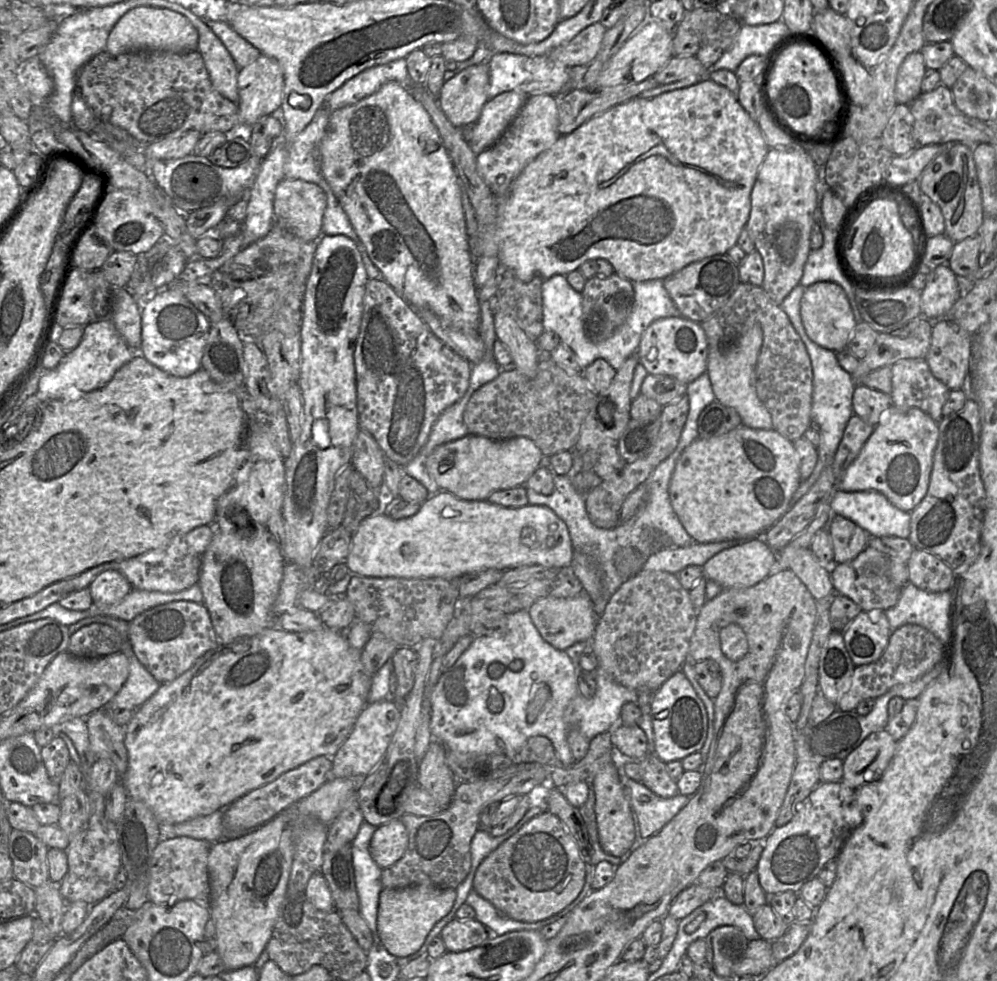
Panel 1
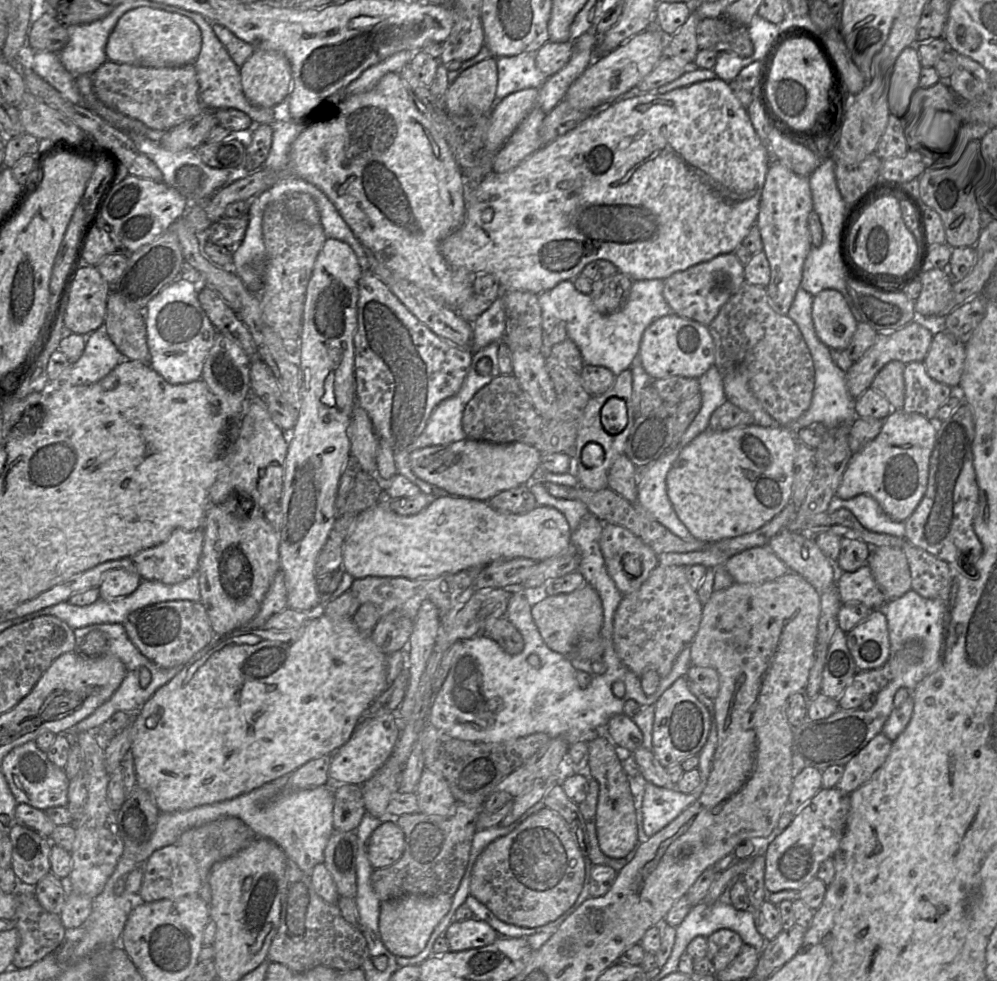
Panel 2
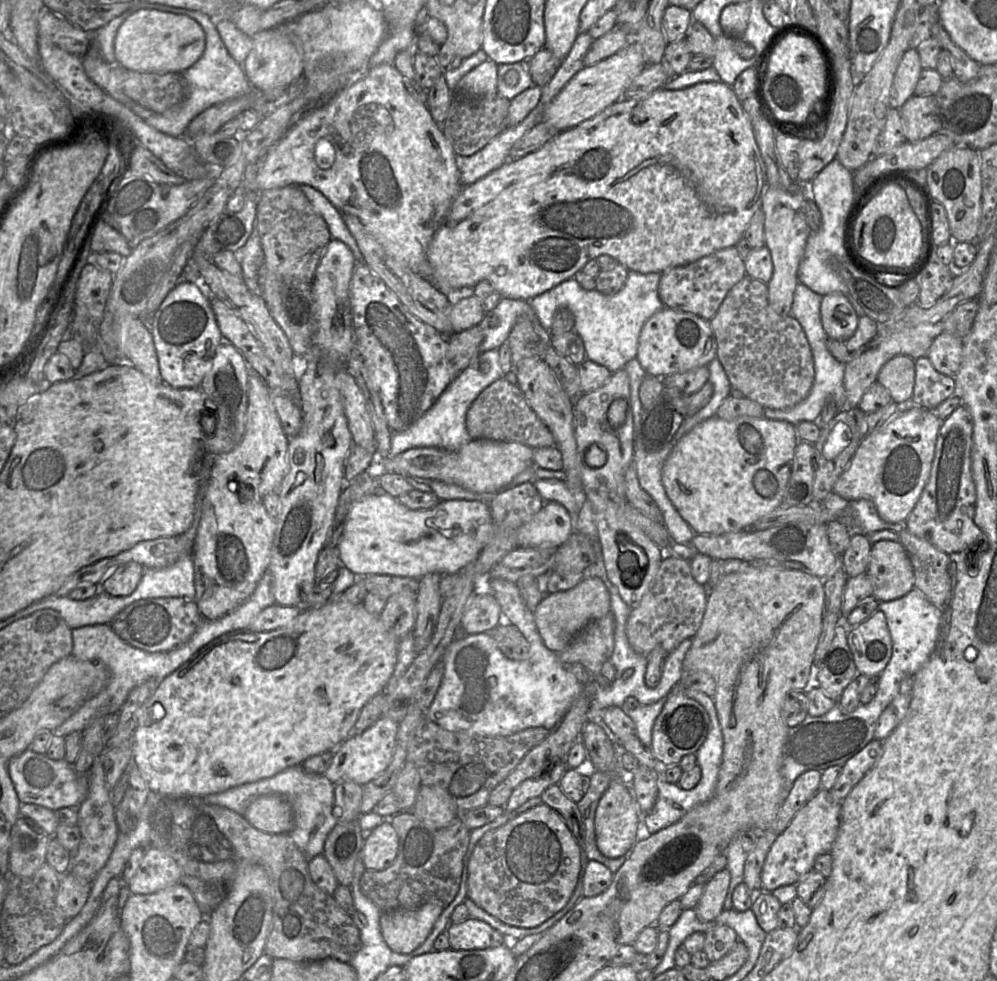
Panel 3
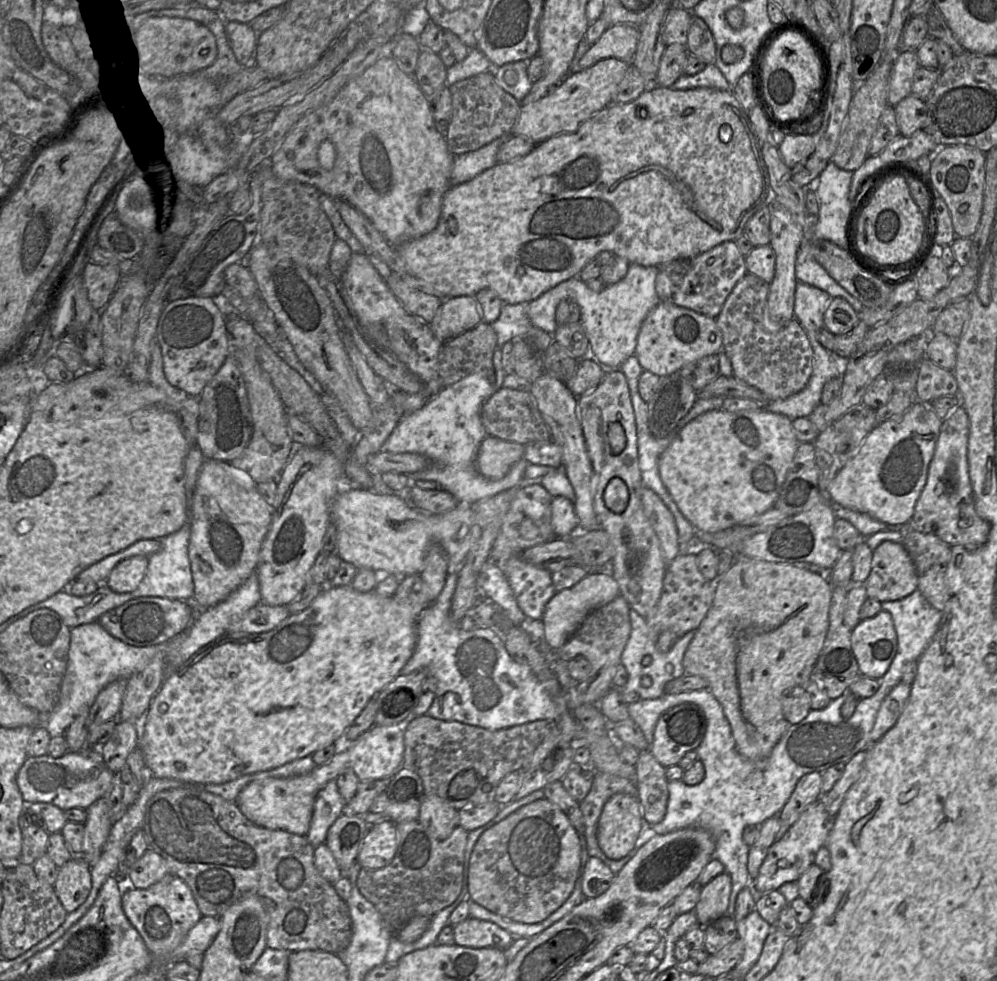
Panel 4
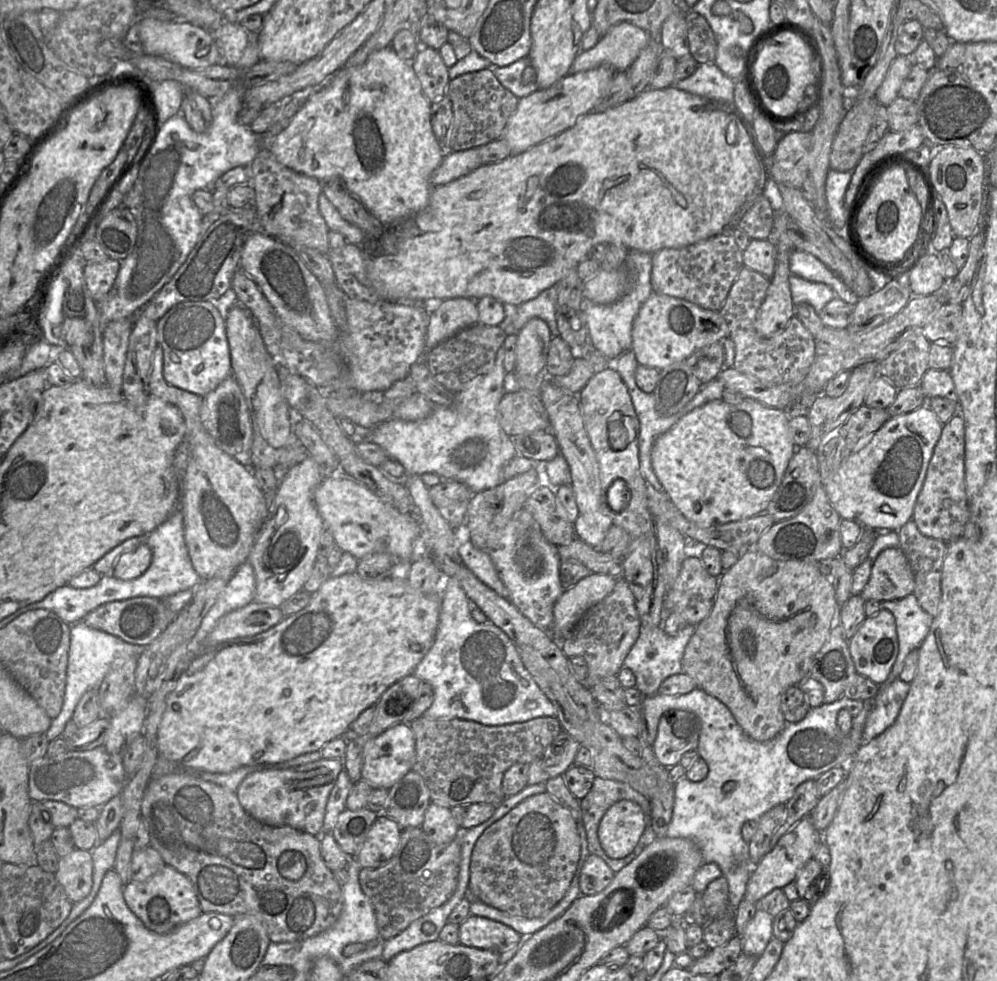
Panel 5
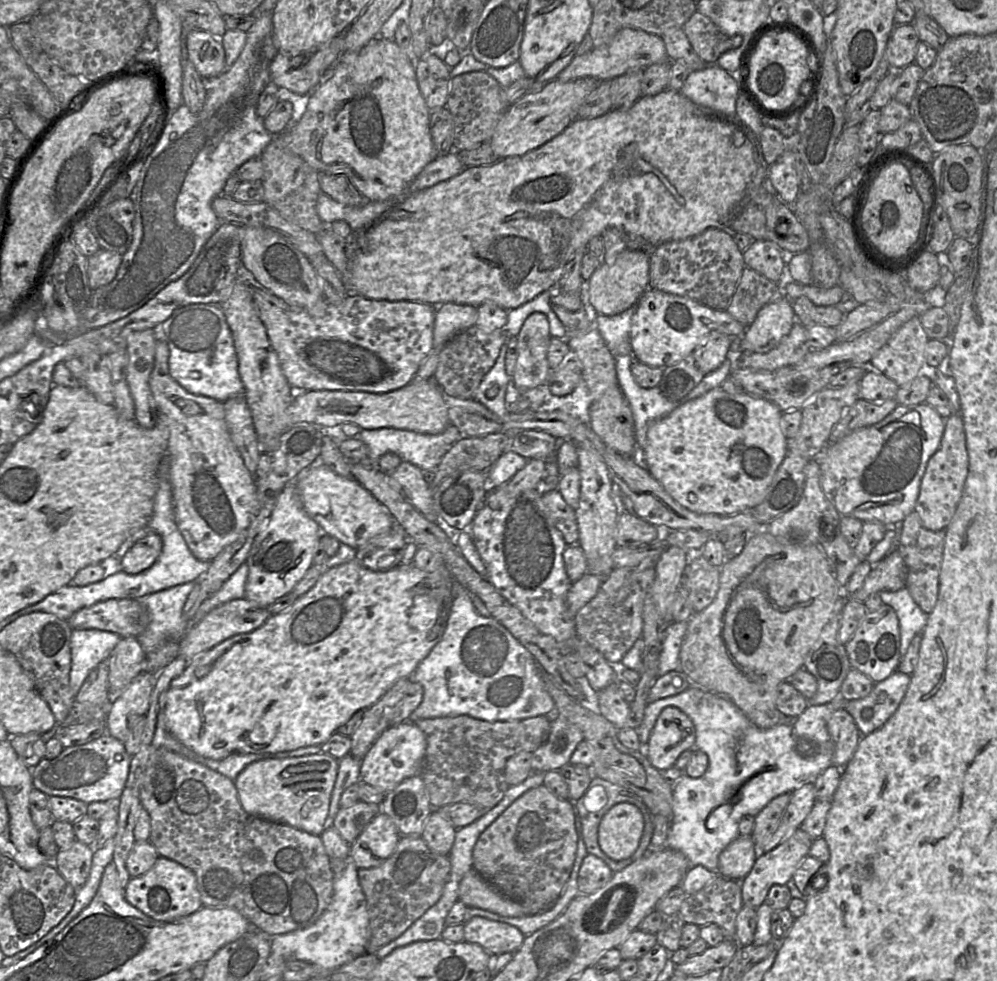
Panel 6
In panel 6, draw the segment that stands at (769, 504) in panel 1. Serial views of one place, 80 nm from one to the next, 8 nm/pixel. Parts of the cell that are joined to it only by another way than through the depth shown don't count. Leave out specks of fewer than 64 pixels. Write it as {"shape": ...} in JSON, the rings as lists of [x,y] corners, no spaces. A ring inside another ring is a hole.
{"shape":[[[715,388],[696,399],[679,405],[667,416],[652,421],[648,426],[644,449],[640,451],[640,461],[642,461],[648,472],[662,485],[671,498],[691,512],[718,516],[732,516],[751,512],[764,500],[778,467],[787,456],[787,440],[780,426],[781,416],[782,412],[780,409],[765,399],[745,391],[744,393],[733,395],[723,391],[721,388]]]}

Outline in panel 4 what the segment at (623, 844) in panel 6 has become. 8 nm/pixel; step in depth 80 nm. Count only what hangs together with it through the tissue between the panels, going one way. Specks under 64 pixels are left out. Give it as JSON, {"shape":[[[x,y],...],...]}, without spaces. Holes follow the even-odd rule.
{"shape":[[[618,793],[603,806],[597,825],[597,841],[609,859],[625,857],[647,827],[636,796]]]}

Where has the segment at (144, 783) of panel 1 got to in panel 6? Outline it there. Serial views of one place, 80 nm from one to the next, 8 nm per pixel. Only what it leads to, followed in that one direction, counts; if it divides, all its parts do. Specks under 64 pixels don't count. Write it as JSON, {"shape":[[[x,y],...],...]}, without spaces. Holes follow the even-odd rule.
{"shape":[[[353,559],[327,569],[315,585],[299,596],[289,608],[271,615],[257,629],[230,637],[188,662],[183,673],[171,682],[166,694],[166,731],[196,754],[213,760],[224,759],[232,753],[279,753],[323,745],[357,711],[366,710],[374,705],[399,679],[411,678],[418,663],[442,637],[452,602],[464,589],[445,566],[439,567],[435,572],[426,572],[413,564],[400,563],[387,571],[372,571]]]}

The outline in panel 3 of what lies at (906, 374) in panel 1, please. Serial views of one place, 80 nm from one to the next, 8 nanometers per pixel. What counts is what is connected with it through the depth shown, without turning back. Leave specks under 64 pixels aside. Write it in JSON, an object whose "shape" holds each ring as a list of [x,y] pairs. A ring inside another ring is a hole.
{"shape":[[[926,356],[915,359],[915,381],[910,403],[934,410],[957,393],[955,379],[935,370]]]}

